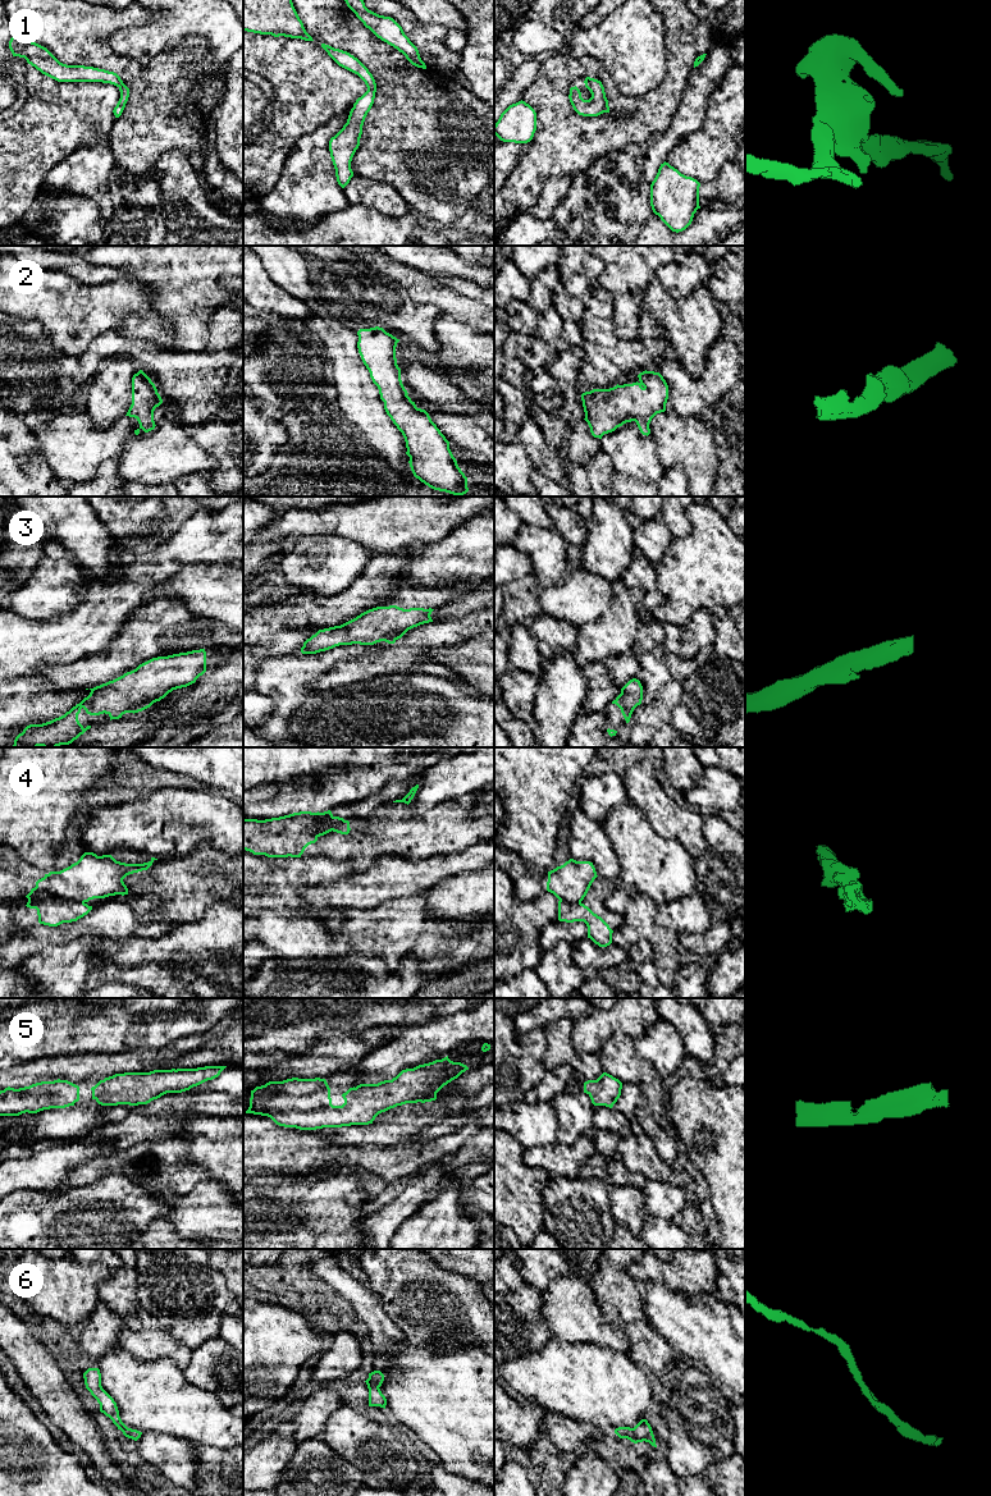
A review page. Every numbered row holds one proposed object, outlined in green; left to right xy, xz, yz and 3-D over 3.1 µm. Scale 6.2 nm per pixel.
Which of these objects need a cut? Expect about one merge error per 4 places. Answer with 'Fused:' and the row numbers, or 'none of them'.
Fused: 4

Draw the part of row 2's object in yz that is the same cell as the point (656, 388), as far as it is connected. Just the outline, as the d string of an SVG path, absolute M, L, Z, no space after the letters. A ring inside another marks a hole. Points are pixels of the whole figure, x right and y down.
M643 371L632 384L593 389L581 394L585 421L594 438L635 421L643 435L649 435L652 418L666 411L668 385L659 372Z

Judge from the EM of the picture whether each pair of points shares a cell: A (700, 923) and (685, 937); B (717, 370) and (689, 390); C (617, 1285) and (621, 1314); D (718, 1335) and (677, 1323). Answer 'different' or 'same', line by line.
A: different
B: same
C: same
D: same

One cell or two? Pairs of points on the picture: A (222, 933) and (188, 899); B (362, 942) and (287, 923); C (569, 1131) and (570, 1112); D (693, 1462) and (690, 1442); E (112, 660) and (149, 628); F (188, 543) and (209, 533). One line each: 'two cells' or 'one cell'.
A: two cells
B: one cell
C: one cell
D: one cell
E: one cell
F: one cell

